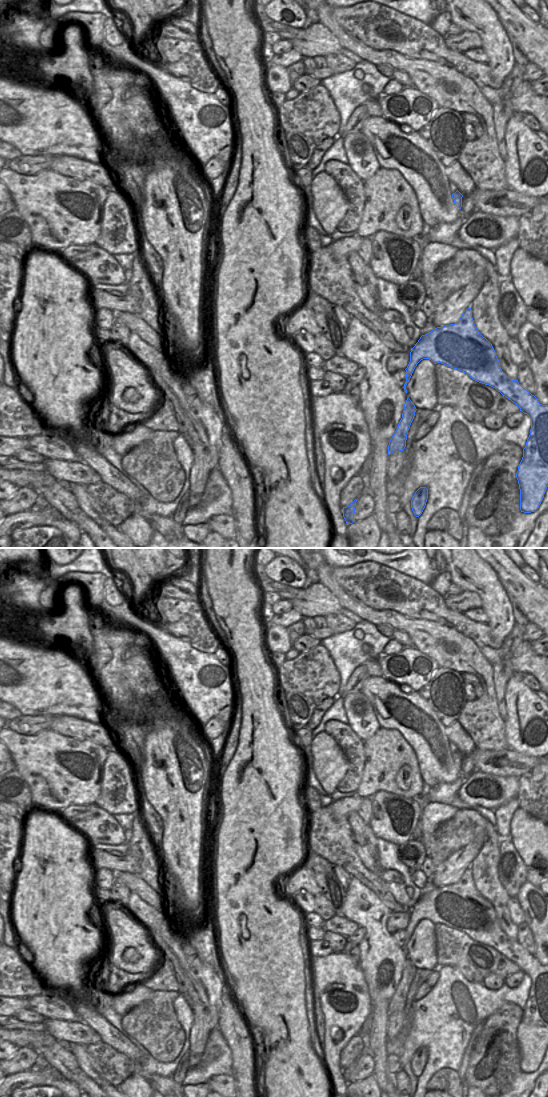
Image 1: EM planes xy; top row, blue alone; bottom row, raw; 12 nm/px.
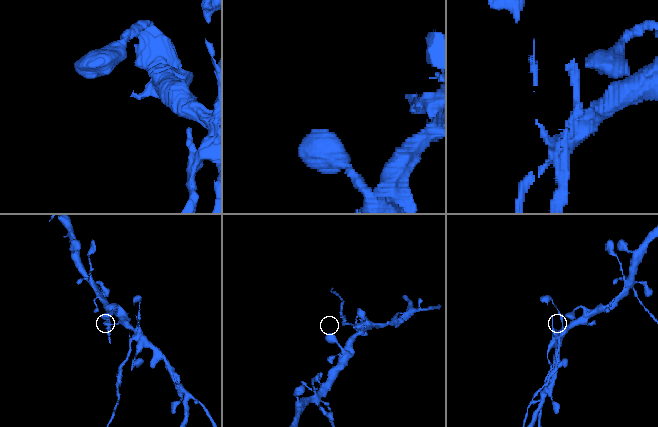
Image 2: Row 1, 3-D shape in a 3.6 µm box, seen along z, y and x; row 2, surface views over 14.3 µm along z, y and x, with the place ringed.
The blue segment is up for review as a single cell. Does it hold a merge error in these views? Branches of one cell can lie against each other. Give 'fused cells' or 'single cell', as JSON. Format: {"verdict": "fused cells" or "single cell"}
{"verdict": "fused cells"}

